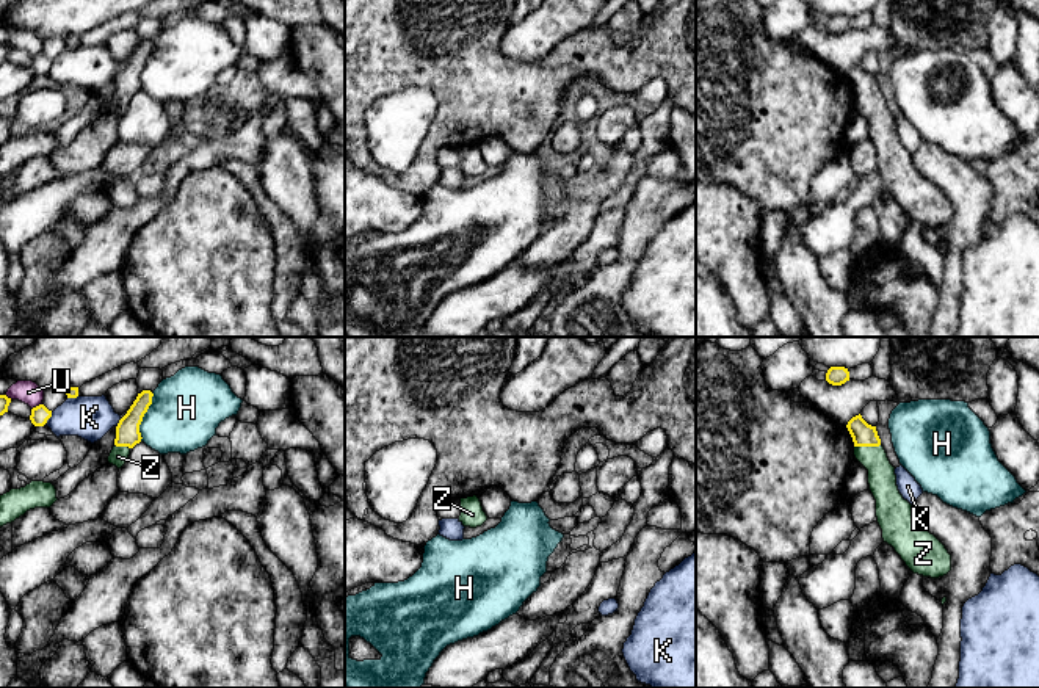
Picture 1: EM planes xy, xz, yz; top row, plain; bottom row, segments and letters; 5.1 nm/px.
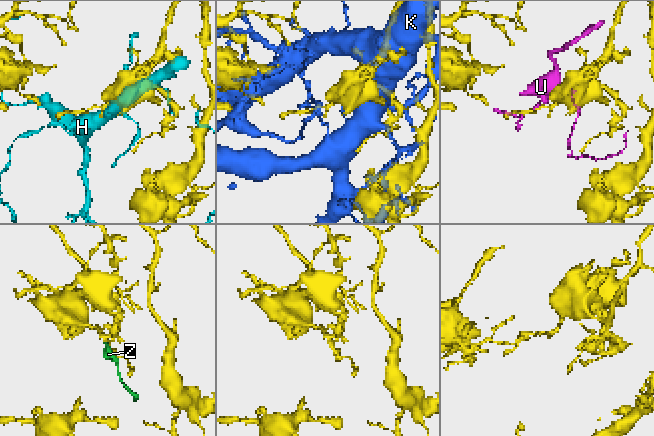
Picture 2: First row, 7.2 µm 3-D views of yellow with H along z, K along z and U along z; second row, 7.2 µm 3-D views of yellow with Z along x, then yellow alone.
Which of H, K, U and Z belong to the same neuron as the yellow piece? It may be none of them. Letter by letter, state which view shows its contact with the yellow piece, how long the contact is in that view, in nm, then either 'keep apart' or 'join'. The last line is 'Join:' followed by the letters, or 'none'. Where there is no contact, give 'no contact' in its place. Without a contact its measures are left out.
H: contact in xy; length 260 nm; keep apart
K: contact in xy; length 80 nm; keep apart
U: contact in xy; length 70 nm; keep apart
Z: contact in yz; length 140 nm; join
Join: Z

